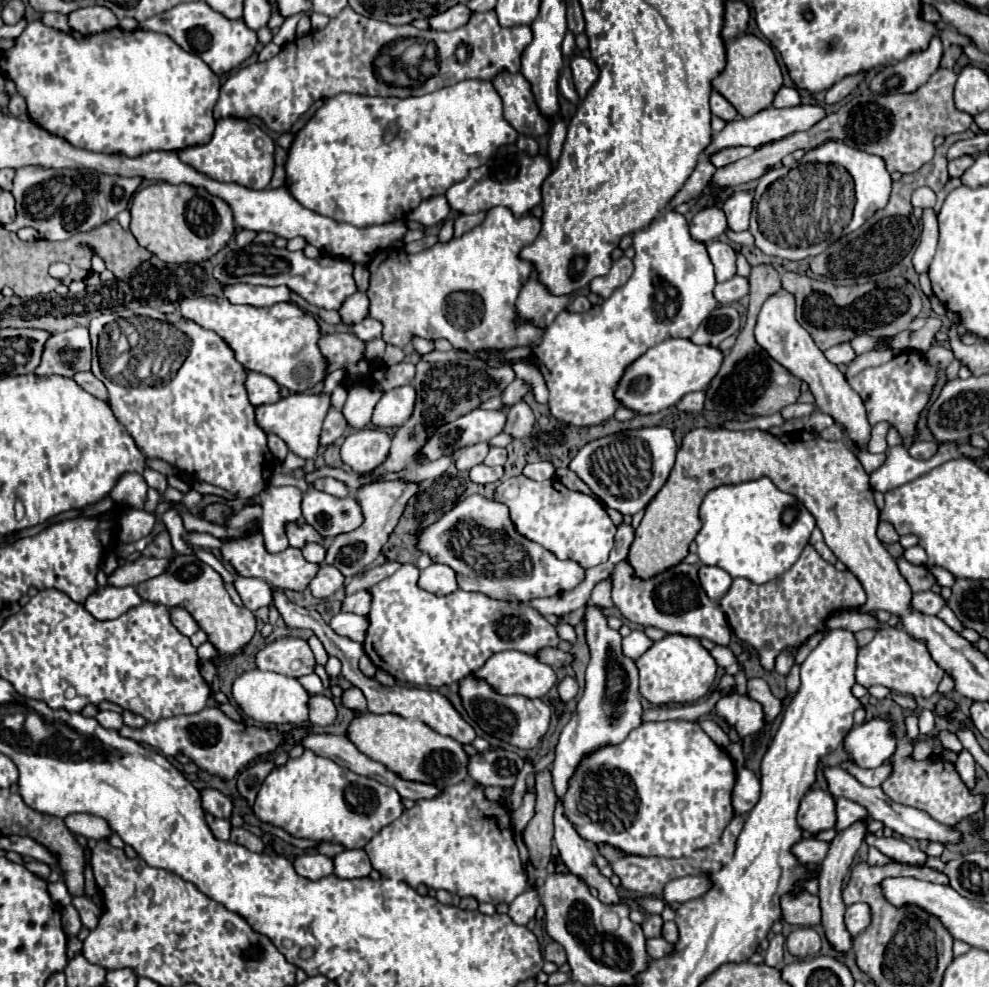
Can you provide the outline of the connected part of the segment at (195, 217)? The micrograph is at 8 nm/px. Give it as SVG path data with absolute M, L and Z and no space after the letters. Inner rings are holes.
M150 184L134 194L130 212L130 232L138 244L168 264L208 260L222 250L236 232L230 206L218 196L210 196L204 188L192 188L188 184Z

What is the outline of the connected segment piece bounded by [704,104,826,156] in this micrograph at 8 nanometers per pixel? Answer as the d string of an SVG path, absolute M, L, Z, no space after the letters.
M800 104L800 106L792 106L792 108L766 108L758 114L754 114L752 118L742 118L742 120L736 120L736 122L728 122L726 128L722 132L718 132L716 136L712 136L712 142L710 146L704 150L706 156L722 150L722 148L728 148L728 146L752 146L752 148L758 148L762 144L768 144L768 142L774 142L774 140L780 140L784 136L790 136L794 132L800 132L800 130L806 130L806 128L812 128L818 120L822 120L826 116L826 110L824 106L820 104Z

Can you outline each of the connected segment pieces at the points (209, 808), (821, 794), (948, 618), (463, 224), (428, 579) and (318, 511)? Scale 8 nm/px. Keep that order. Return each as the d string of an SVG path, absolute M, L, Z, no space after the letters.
M206 788L206 790L200 792L200 802L202 802L204 812L208 812L208 814L212 814L216 818L230 818L232 802L222 792Z
M810 790L800 802L798 824L802 830L810 834L818 834L822 830L836 826L836 802L830 792Z
M944 606L944 608L938 612L938 618L940 618L940 620L944 620L952 630L956 630L956 632L960 632L960 630L962 630L960 620L954 616L954 612L952 612L948 606Z
M476 212L476 214L462 214L456 222L454 222L454 236L460 238L464 232L472 230L474 226L478 226L484 220L484 212Z
M432 564L420 572L418 586L436 594L436 596L452 594L458 590L456 572L446 564Z
M308 484L308 490L302 496L302 516L326 538L350 532L362 524L362 514L354 498L340 500L316 490L312 484Z

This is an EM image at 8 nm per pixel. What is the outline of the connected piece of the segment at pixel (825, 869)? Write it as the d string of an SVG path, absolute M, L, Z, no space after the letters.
M852 824L850 828L838 832L836 838L830 842L828 854L826 854L822 868L820 868L820 892L818 892L818 896L820 896L820 906L822 906L822 928L826 932L826 940L830 942L830 946L838 952L844 952L844 954L848 954L852 950L852 934L848 932L848 928L844 924L846 906L842 902L842 884L844 884L844 876L850 870L850 864L852 864L856 850L860 848L860 844L864 840L864 834L866 834L866 824Z

